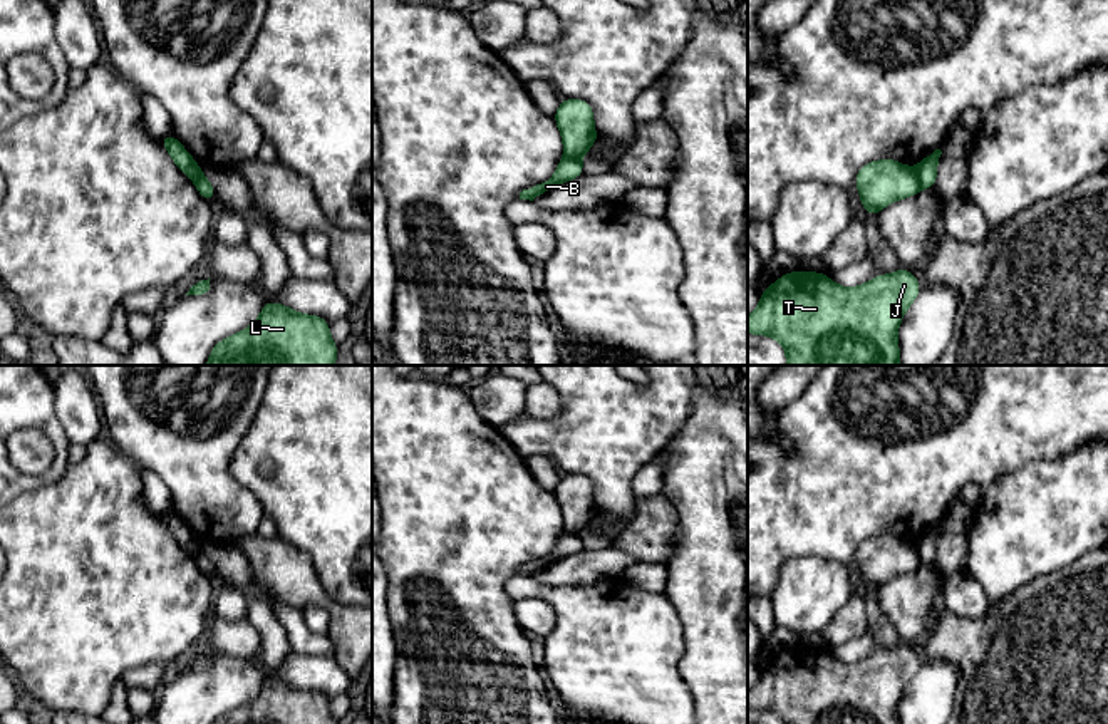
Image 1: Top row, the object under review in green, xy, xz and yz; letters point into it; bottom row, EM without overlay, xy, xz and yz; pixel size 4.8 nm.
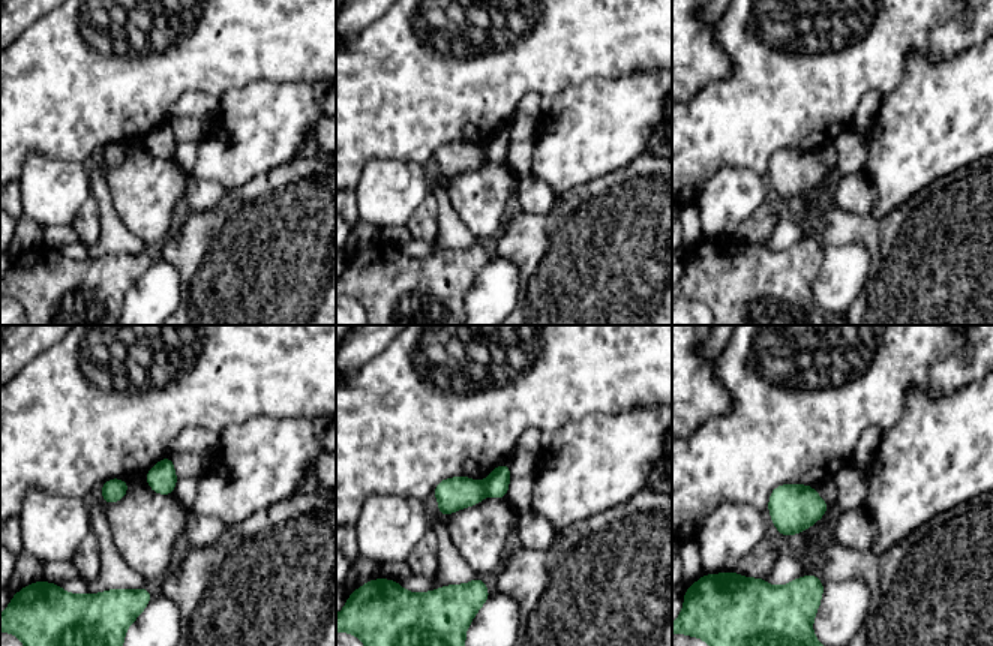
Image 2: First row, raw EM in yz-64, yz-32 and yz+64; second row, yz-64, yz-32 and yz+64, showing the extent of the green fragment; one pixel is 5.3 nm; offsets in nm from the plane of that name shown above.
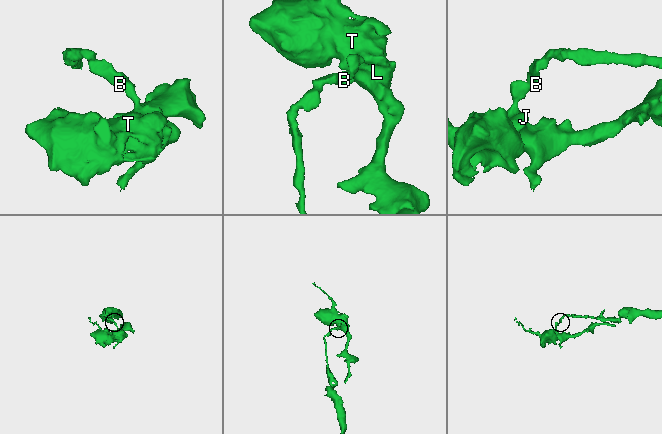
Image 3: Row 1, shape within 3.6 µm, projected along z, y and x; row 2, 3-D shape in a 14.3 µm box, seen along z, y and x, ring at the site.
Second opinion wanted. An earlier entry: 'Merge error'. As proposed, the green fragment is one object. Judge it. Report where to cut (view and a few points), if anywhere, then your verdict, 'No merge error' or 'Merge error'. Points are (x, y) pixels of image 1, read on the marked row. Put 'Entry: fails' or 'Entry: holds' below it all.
Split along yz (914, 170), (921, 185). Merge error
Entry: holds

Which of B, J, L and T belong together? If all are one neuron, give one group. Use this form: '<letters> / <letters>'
B / J L T

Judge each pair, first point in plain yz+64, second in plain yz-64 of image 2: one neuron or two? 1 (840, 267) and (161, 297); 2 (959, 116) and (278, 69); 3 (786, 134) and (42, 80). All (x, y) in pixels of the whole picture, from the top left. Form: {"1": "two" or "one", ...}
{"1": "one", "2": "two", "3": "one"}

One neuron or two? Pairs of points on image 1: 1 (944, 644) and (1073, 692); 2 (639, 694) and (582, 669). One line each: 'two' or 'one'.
1: one
2: one

